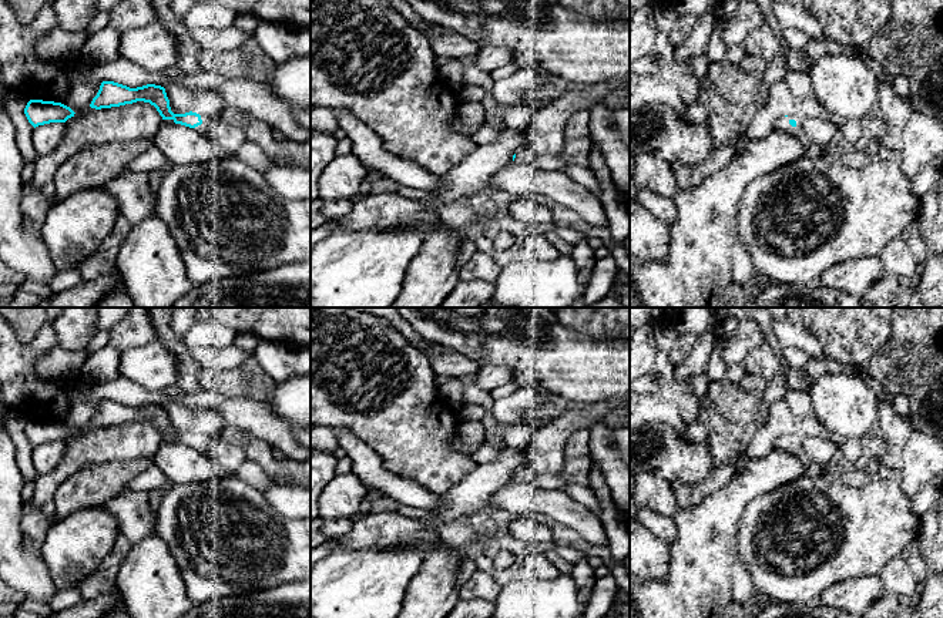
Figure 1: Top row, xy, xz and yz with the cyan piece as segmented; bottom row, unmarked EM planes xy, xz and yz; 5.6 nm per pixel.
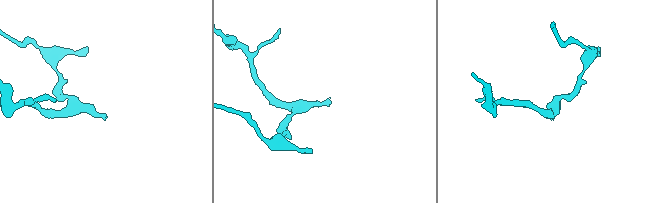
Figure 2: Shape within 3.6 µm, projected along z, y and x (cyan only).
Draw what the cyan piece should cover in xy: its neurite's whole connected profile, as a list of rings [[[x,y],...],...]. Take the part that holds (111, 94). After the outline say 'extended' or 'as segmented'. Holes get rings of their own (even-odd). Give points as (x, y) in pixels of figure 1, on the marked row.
[[[103,81],[90,107],[101,110],[132,104],[137,101],[154,105],[162,120],[172,120],[175,124],[199,131],[217,147],[225,150],[226,154],[235,155],[238,147],[246,140],[238,127],[226,124],[218,112],[208,115],[199,115],[192,111],[174,114],[171,111],[165,88],[155,84],[130,88],[114,81]]]; extended

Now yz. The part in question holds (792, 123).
[[[796,111],[792,115],[781,117],[776,121],[775,127],[789,134],[793,134],[801,142],[805,144],[805,147],[808,147],[811,142],[803,131],[803,115],[805,115],[803,112]]]; extended

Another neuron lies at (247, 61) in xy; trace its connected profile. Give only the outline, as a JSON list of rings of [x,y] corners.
[[[254,37],[232,50],[204,50],[202,68],[232,80],[266,85],[278,60],[268,57]]]

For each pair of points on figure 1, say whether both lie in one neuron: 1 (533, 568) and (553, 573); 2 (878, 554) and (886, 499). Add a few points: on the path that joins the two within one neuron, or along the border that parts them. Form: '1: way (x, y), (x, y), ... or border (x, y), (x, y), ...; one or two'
1: way (537, 568), (549, 571); one
2: way (878, 540), (878, 517), (881, 513); one

